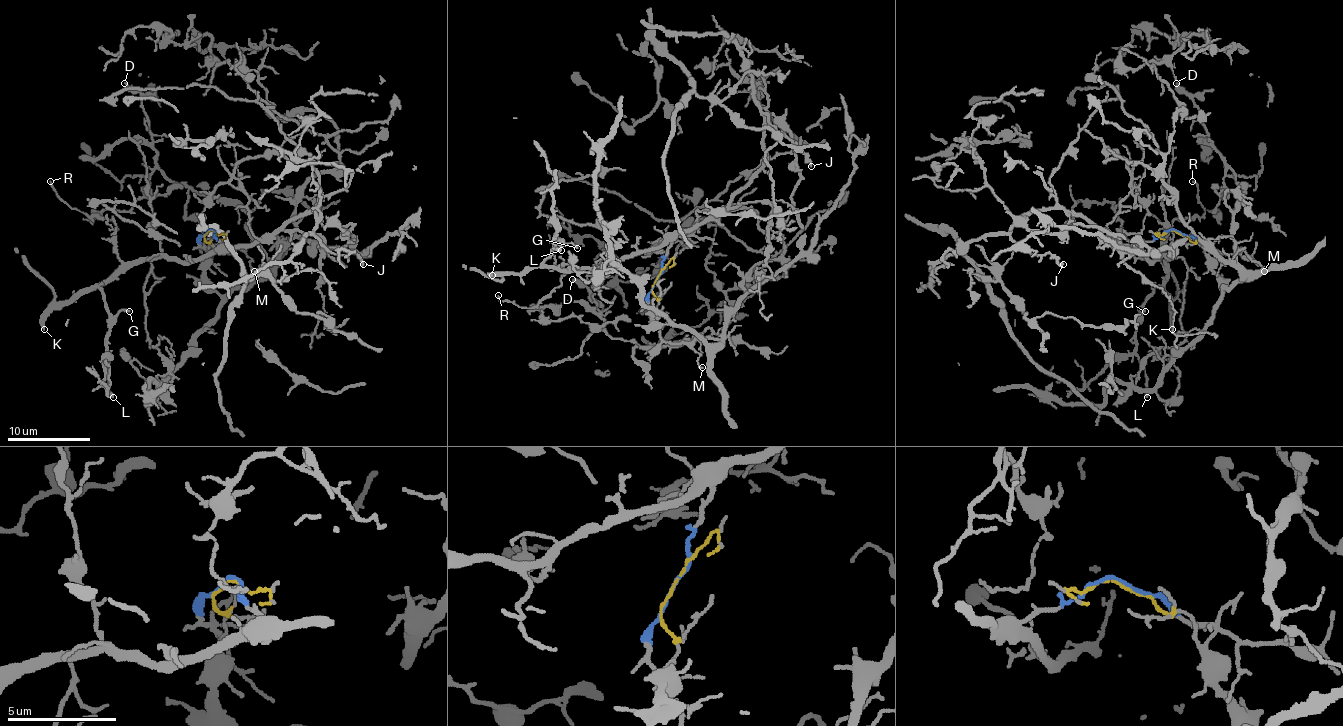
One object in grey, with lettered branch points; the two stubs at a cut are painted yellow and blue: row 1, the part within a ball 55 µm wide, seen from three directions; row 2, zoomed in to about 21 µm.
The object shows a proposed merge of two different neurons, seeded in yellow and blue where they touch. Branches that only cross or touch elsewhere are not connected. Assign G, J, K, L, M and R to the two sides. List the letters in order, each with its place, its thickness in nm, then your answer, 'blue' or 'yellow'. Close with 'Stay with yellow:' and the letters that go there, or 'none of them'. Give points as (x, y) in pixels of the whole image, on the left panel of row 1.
G: place (129, 311); calibre 150 nm; blue
J: place (363, 264); calibre 140 nm; blue
K: place (44, 329); calibre 340 nm; blue
L: place (113, 397); calibre 280 nm; blue
M: place (254, 271); calibre 130 nm; blue
R: place (50, 181); calibre 140 nm; blue
Stay with yellow: none of them

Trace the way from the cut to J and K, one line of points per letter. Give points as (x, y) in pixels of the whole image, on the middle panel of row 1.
J: (656, 278), (667, 247), (679, 233), (689, 233), (714, 218), (762, 165), (764, 113), (803, 152), (811, 167)
K: (656, 278), (669, 241), (630, 254), (603, 270), (526, 266), (520, 272), (491, 274)

